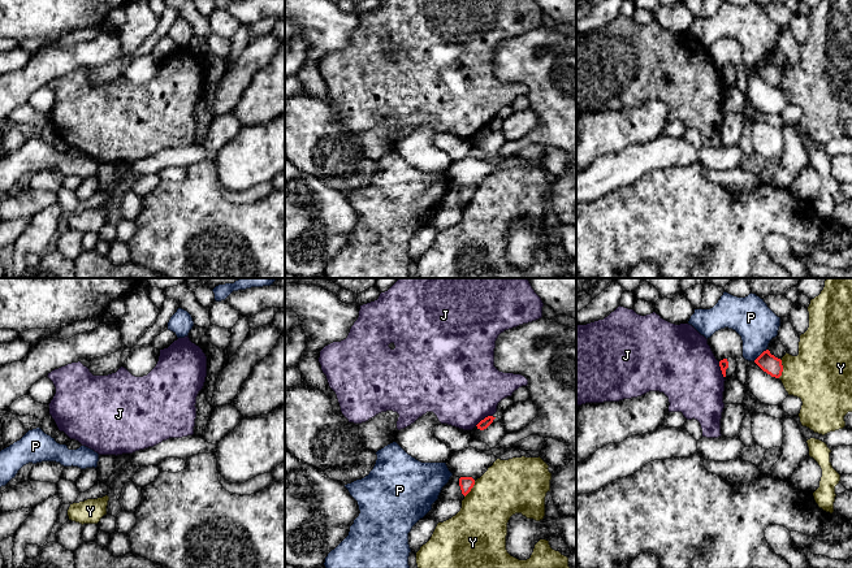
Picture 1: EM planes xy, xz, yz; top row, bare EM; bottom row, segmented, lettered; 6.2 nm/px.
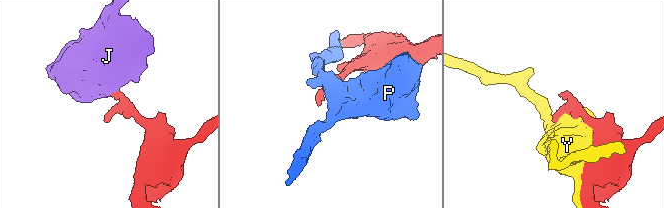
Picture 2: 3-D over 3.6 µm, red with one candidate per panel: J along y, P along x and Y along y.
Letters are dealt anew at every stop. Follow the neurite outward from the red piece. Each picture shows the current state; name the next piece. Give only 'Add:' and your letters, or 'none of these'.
Add: none of these

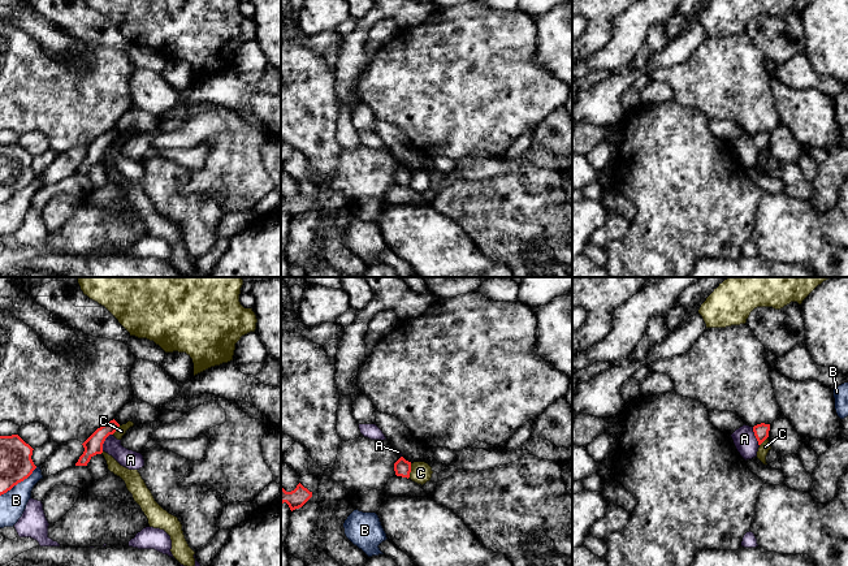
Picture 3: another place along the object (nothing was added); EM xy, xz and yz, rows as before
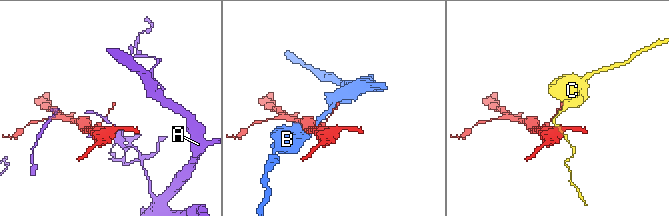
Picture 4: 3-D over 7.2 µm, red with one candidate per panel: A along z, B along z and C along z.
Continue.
Add: none of these

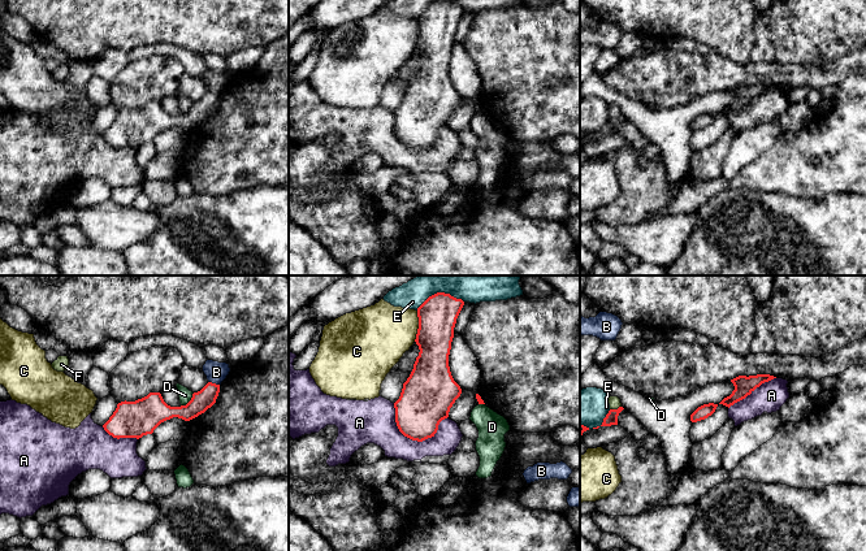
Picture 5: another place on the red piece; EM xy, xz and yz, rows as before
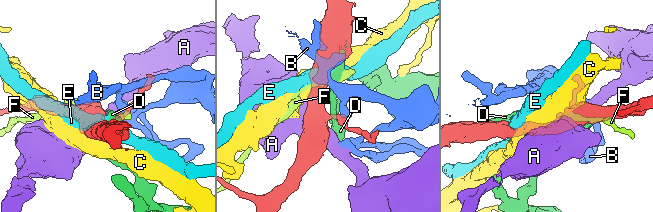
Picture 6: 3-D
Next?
Add: none of these

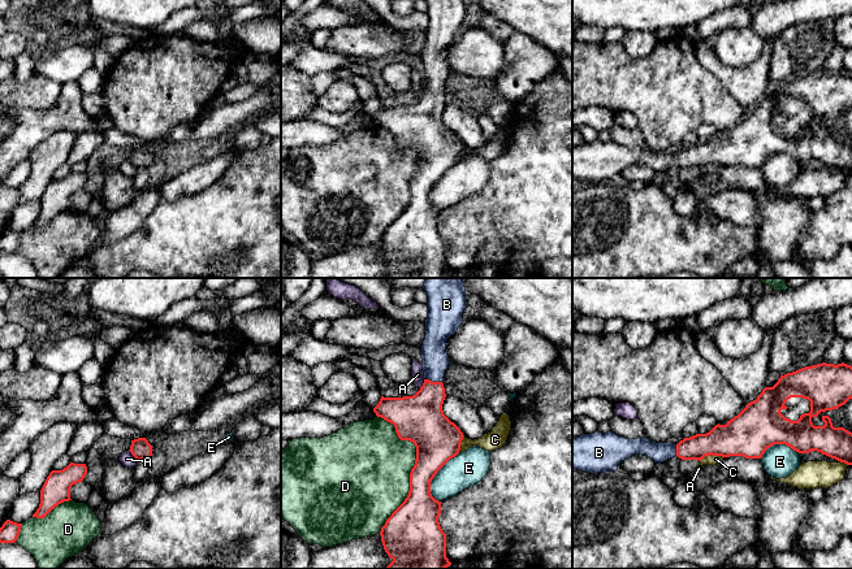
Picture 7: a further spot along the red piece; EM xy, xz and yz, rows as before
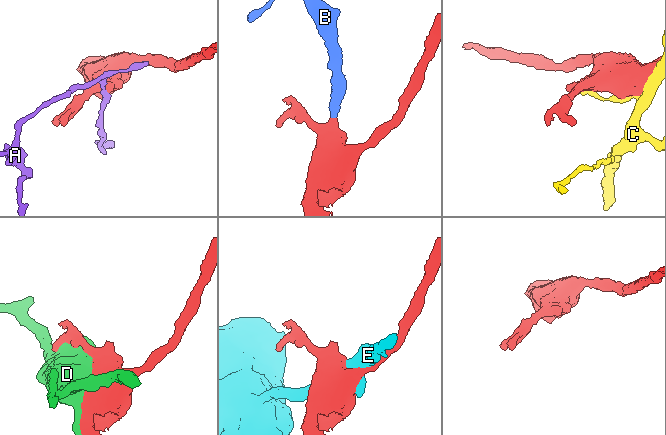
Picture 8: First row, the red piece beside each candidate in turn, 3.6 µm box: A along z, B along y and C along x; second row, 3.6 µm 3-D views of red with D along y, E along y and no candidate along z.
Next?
Add: B

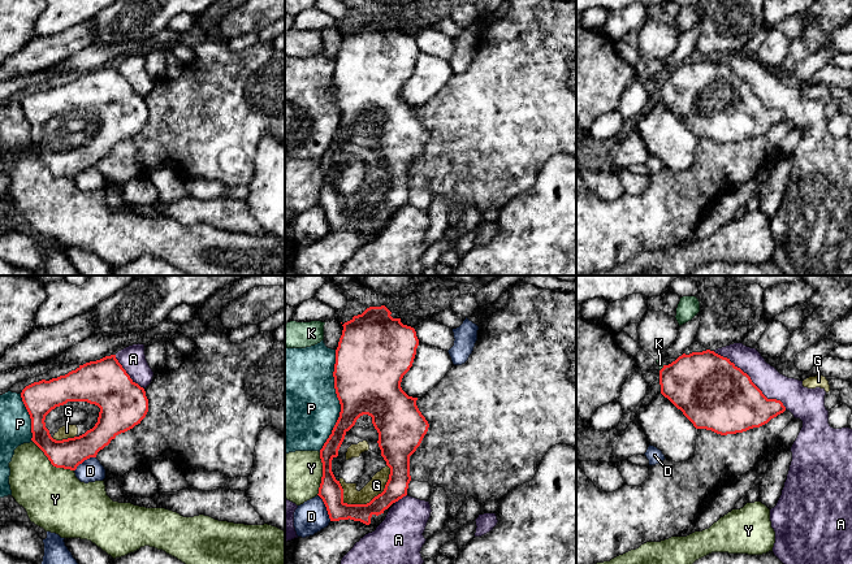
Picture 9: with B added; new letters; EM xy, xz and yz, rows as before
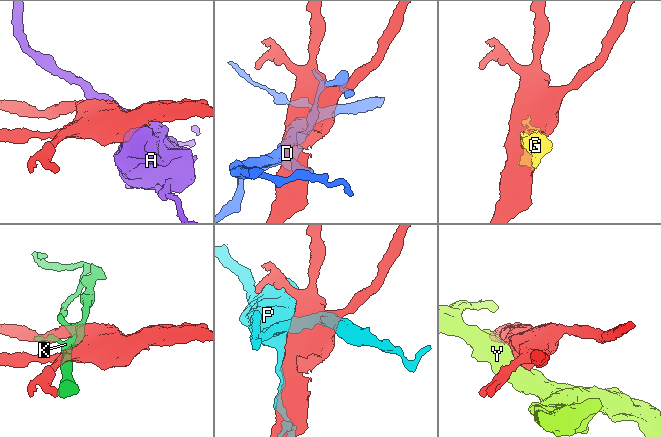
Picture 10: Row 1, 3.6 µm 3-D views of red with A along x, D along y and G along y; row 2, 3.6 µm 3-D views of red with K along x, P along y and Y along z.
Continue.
Add: G

